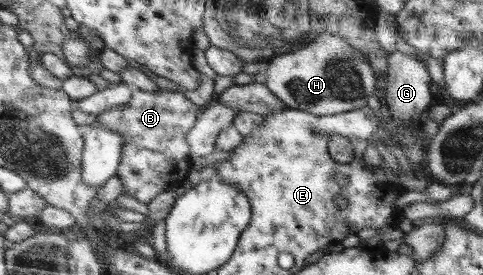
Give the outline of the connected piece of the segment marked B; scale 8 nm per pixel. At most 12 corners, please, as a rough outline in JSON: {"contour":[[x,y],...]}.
{"contour":[[133,88],[96,123],[118,132],[128,201],[178,188],[203,107]]}

